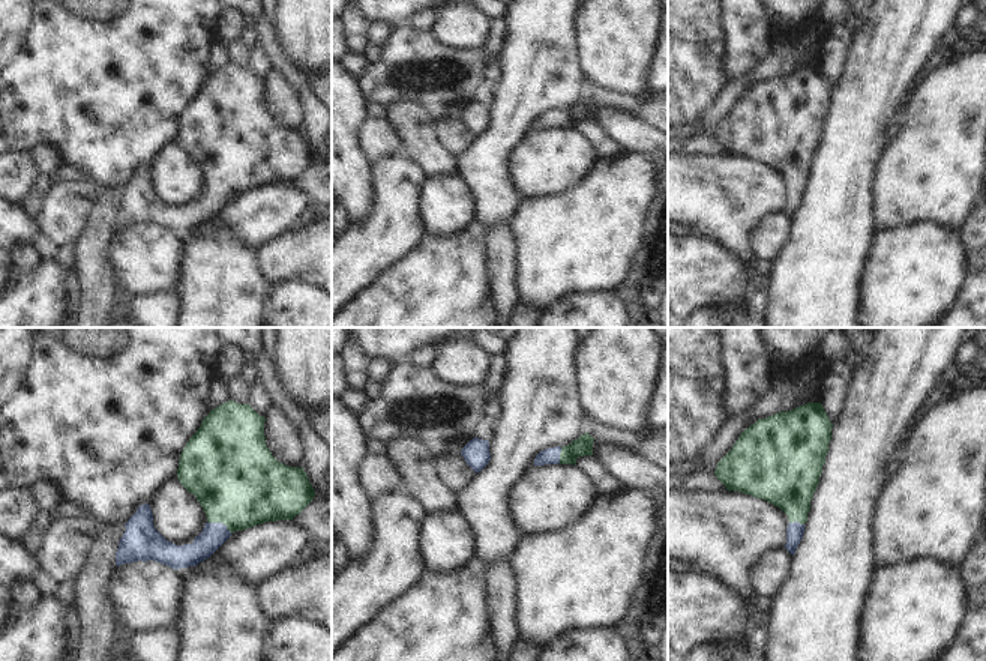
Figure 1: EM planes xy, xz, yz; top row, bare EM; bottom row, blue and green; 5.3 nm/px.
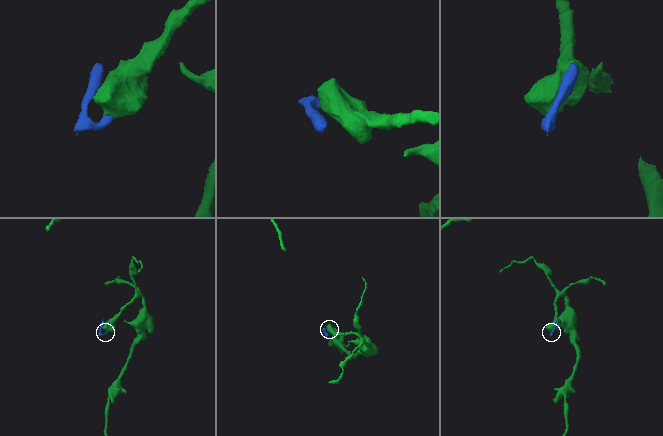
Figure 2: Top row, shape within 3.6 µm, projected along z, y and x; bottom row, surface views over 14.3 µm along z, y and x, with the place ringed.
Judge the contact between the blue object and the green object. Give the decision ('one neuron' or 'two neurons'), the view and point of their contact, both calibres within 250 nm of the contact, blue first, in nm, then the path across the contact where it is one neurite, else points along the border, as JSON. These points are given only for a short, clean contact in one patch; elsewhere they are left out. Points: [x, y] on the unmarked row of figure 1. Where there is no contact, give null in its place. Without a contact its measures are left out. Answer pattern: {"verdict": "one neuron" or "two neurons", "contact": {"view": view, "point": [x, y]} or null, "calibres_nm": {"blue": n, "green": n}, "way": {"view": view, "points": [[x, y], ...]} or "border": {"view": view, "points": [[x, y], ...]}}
{"verdict": "one neuron", "contact": {"view": "xy", "point": [221, 187]}, "calibres_nm": {"blue": 140, "green": 460}, "way": {"view": "xy", "points": [[213, 199], [221, 187], [234, 161], [237, 144]]}}

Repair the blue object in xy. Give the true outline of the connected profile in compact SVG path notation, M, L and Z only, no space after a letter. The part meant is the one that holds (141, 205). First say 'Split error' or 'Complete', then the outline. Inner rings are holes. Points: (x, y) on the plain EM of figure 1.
Split error. M227 65L210 74L180 117L177 141L203 170L207 186L192 207L176 209L153 189L150 168L138 170L125 188L116 215L116 228L155 224L173 233L197 230L209 222L236 194L266 185L293 183L314 162L315 155L303 131L279 126L266 108L264 80L249 68Z

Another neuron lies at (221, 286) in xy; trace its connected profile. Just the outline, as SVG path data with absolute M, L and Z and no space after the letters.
M204 225L197 236L185 243L177 293L182 312L177 327L261 327L267 315L270 290L260 273L257 252L246 248L236 237L224 231L213 233Z

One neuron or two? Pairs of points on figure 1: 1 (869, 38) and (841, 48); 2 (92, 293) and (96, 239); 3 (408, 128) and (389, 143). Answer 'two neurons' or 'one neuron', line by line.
1: two neurons
2: one neuron
3: two neurons

